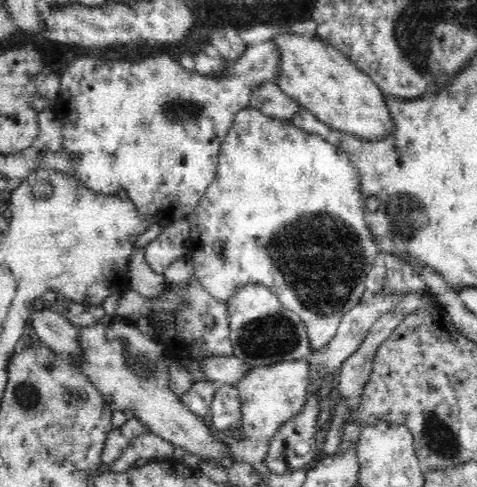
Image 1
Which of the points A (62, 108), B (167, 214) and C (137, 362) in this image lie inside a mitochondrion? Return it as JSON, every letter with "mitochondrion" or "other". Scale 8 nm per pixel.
{"A":"other","B":"other","C":"mitochondrion"}

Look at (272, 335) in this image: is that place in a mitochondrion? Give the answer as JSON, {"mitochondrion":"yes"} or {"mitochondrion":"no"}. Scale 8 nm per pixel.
{"mitochondrion":"yes"}

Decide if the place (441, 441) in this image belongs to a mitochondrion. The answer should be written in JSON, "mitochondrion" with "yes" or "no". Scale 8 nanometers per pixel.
{"mitochondrion":"yes"}

